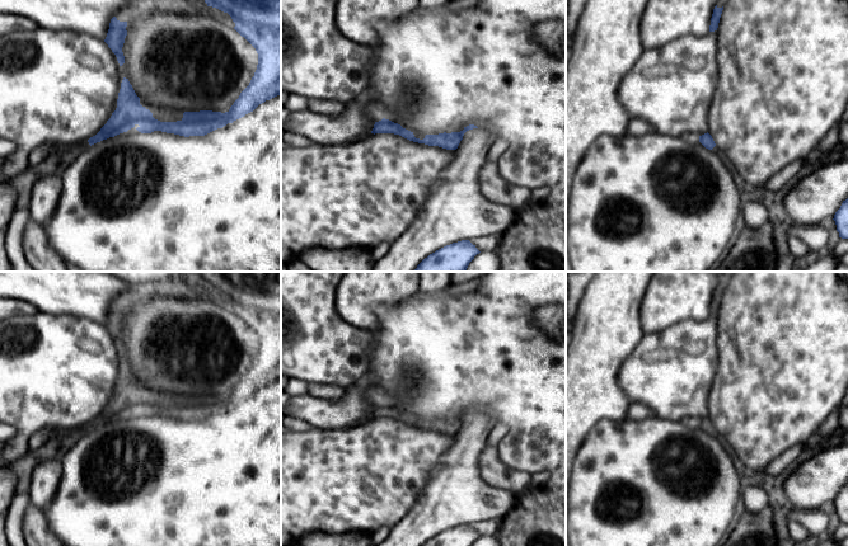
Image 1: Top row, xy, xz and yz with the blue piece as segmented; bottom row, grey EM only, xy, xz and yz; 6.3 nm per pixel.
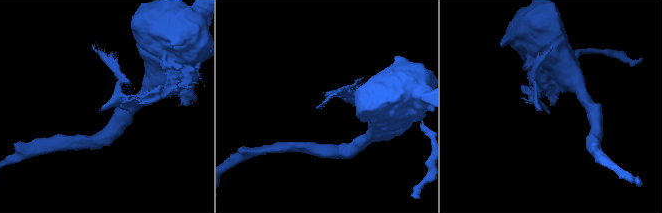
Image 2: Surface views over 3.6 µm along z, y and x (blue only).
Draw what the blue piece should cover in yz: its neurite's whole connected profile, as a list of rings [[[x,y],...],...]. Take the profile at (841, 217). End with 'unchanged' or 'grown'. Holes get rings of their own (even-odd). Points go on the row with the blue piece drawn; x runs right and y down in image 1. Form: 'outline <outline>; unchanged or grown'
outline [[[848,198],[843,201],[833,220],[835,221],[839,237],[848,239]]]; unchanged

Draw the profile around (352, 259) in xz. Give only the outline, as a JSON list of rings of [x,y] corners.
[[[317,248],[303,253],[300,259],[314,272],[373,272],[376,263],[367,248]]]

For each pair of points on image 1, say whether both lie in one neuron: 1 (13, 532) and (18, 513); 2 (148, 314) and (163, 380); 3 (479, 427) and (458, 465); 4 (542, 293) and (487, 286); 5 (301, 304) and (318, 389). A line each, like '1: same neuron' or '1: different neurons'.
1: same neuron
2: same neuron
3: same neuron
4: same neuron
5: different neurons

